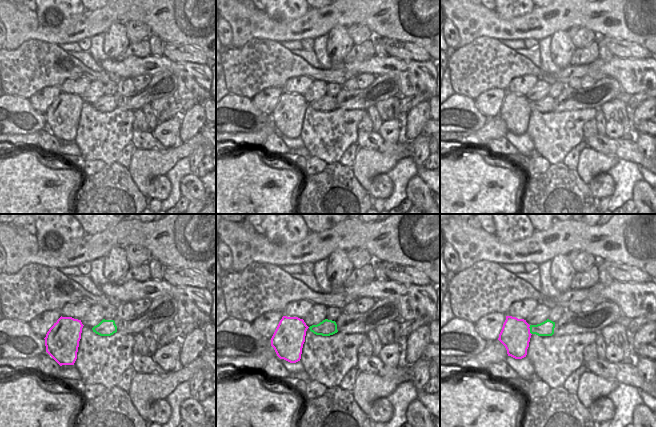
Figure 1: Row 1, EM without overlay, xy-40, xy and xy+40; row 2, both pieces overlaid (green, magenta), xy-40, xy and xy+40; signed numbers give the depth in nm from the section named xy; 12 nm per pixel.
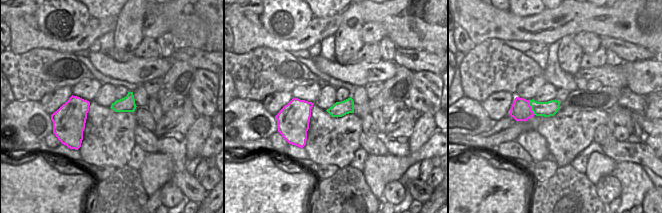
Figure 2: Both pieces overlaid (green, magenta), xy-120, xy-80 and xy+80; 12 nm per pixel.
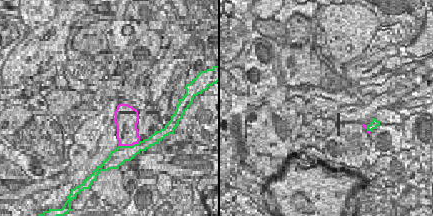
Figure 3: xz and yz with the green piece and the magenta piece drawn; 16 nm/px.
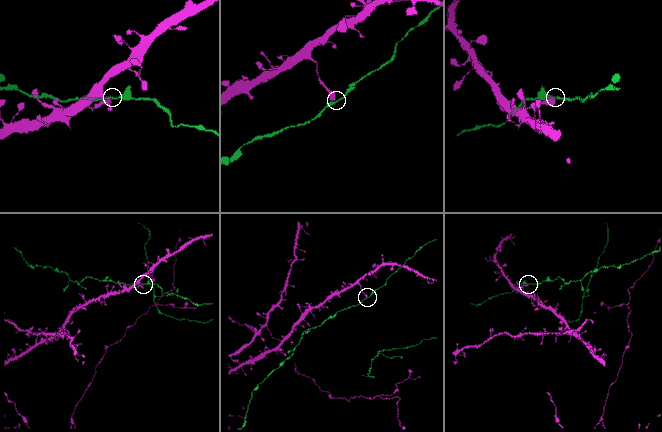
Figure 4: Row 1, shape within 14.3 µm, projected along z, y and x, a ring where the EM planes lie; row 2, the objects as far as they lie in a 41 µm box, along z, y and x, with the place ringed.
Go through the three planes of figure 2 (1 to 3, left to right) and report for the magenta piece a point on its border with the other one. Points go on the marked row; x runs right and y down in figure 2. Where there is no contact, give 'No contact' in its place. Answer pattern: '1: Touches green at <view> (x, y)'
1: No contact
2: No contact
3: Touches green at xy+80 (531, 107).

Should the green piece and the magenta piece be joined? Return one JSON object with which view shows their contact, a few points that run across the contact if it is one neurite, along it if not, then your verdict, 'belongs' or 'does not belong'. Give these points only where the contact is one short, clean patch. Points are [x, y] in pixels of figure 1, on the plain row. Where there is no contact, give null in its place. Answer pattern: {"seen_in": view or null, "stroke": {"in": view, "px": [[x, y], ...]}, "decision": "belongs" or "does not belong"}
{"seen_in": "xy+40", "stroke": {"in": "xy+40", "px": [[529, 101], [531, 110]]}, "decision": "does not belong"}

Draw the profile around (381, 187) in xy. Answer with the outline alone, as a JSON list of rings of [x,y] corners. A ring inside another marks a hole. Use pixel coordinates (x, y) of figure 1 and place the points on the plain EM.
[[[386,173],[374,177],[368,191],[373,199],[388,199],[393,192],[393,182]]]

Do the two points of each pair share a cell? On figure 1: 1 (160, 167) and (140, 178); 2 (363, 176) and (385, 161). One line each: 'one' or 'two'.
1: one
2: one

